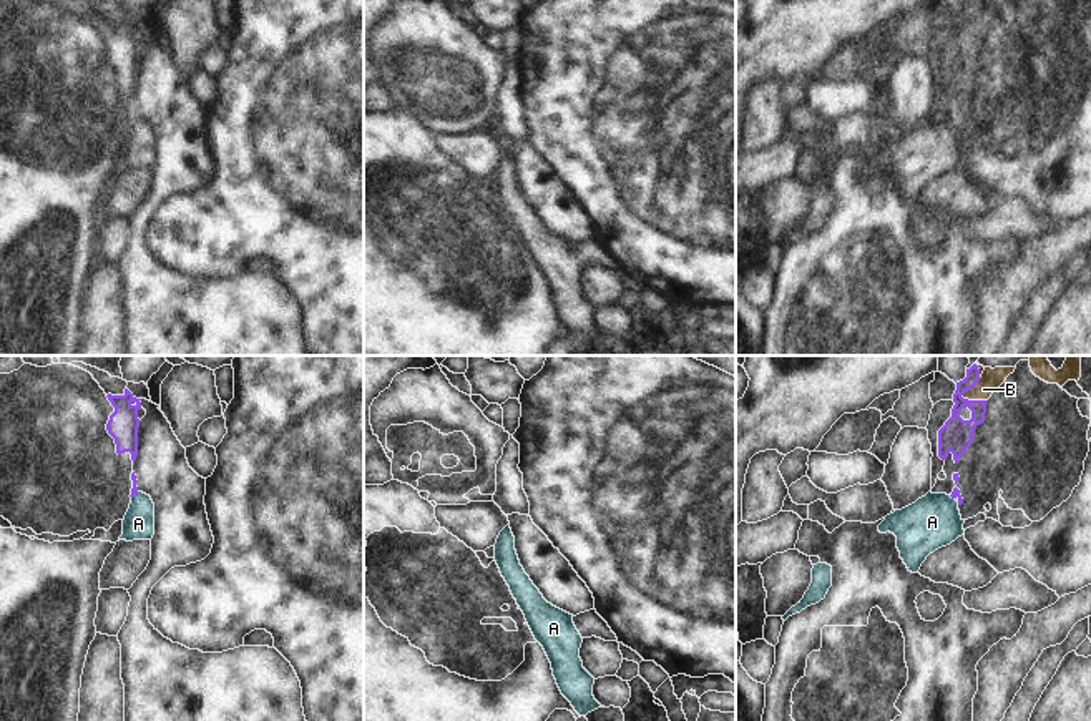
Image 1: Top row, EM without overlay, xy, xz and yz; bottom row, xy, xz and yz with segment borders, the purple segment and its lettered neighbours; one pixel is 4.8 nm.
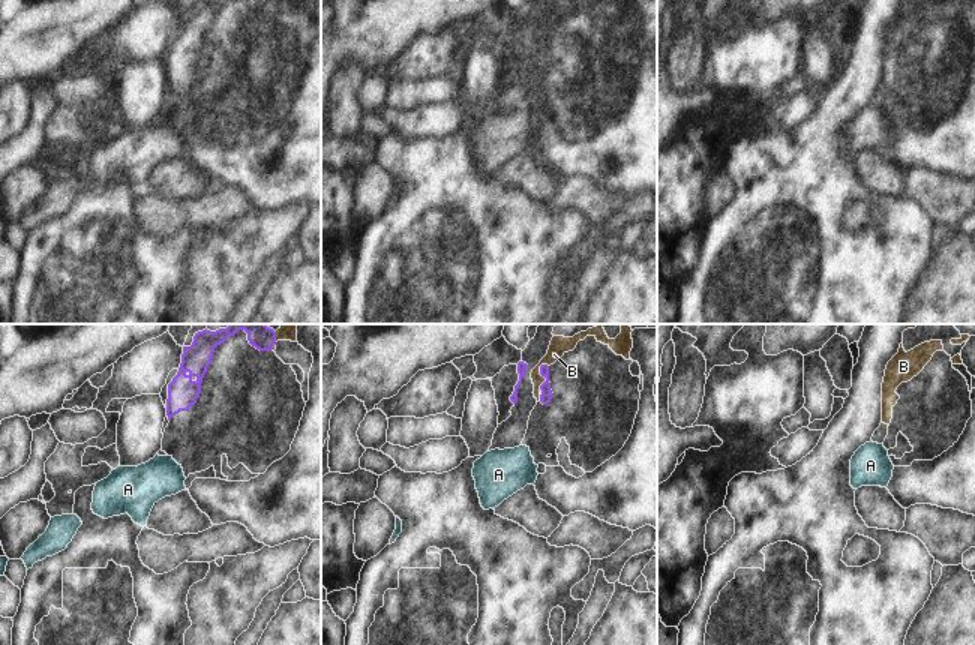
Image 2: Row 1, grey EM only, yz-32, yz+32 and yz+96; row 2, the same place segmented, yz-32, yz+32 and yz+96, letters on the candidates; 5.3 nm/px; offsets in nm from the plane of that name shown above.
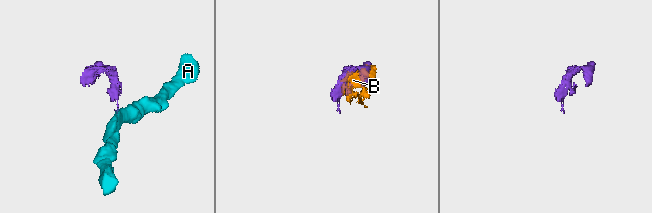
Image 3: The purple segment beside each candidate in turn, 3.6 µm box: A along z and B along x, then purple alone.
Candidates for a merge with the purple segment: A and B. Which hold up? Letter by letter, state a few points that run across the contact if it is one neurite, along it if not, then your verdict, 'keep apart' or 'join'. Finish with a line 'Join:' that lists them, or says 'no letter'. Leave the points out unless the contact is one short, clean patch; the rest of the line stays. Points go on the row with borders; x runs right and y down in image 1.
A: line xy (138, 492), (132, 499); keep apart
B: keep apart
Join: no letter

